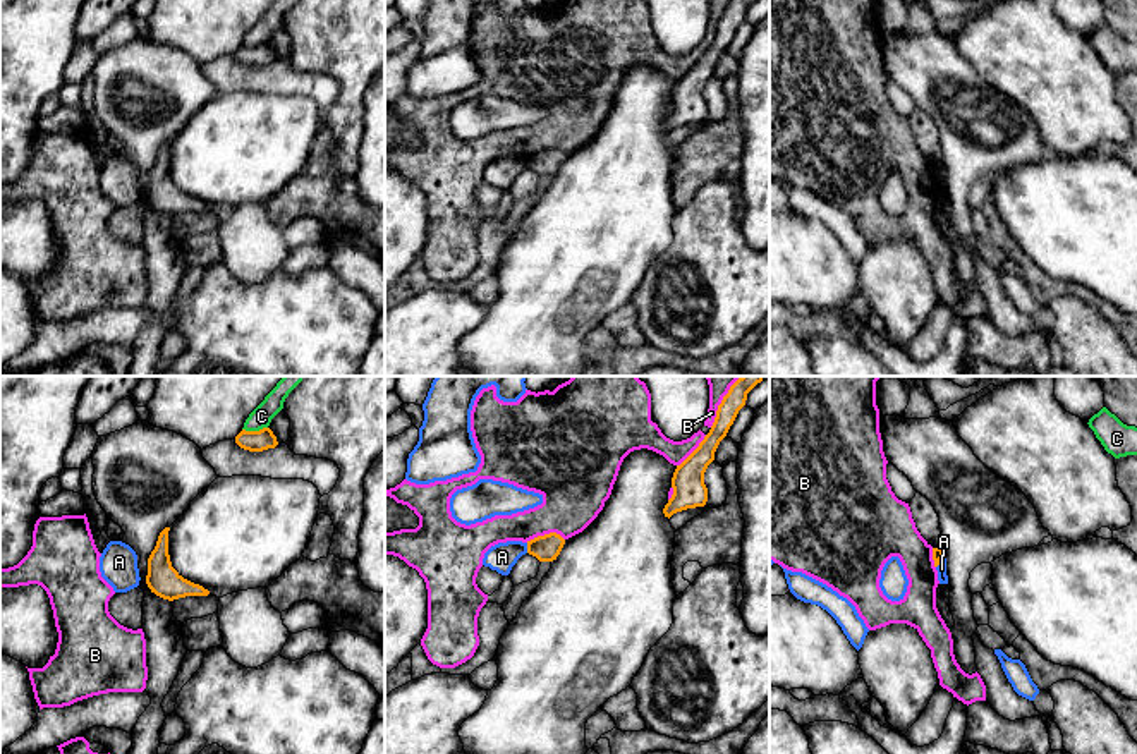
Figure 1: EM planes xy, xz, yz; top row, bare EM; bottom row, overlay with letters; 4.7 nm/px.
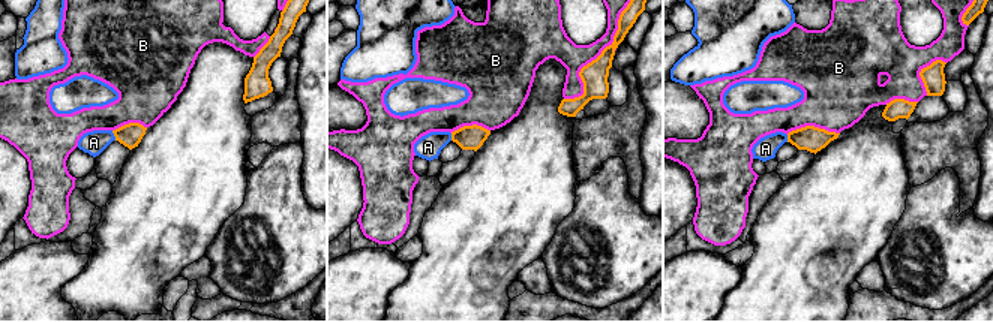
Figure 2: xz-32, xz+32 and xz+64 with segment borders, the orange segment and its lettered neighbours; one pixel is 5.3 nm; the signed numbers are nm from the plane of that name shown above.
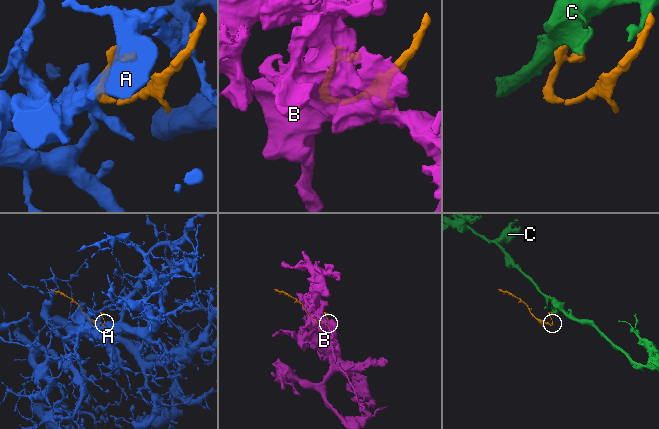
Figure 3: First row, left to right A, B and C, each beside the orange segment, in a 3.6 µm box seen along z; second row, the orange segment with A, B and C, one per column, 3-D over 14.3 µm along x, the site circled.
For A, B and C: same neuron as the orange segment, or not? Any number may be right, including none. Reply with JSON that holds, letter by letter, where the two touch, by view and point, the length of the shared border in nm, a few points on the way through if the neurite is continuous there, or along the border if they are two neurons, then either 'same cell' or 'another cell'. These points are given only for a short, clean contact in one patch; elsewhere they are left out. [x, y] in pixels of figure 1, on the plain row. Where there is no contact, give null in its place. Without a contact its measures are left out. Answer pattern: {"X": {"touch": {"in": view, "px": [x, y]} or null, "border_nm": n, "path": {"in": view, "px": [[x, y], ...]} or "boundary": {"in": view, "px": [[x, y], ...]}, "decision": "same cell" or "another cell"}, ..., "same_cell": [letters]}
{"A": {"touch": {"in": "xz", "px": [528, 164]}, "border_nm": 50, "decision": "another cell"}, "B": {"touch": {"in": "xz", "px": [718, 21]}, "border_nm": 220, "decision": "another cell"}, "C": {"touch": {"in": "xy", "px": [255, 47]}, "border_nm": 120, "boundary": {"in": "xy", "px": [[267, 42], [243, 45]]}, "decision": "another cell"}, "same_cell": []}

